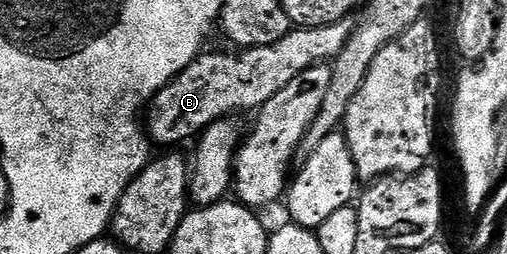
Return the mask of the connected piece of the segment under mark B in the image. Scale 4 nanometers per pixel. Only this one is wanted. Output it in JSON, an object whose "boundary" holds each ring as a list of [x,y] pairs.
{"boundary":[[[346,17],[322,27],[291,29],[287,37],[283,37],[283,41],[275,41],[275,45],[246,47],[233,53],[237,55],[208,55],[208,53],[198,55],[191,61],[191,65],[187,65],[187,69],[180,71],[149,100],[143,115],[143,126],[150,140],[156,146],[158,143],[161,149],[173,149],[176,148],[173,147],[176,143],[185,143],[188,139],[196,140],[211,124],[236,116],[236,111],[256,112],[267,101],[271,101],[271,97],[275,97],[279,89],[291,85],[291,81],[295,81],[295,77],[303,73],[303,69],[311,69],[316,63],[336,59],[353,32],[355,23],[351,20],[352,18]]]}

